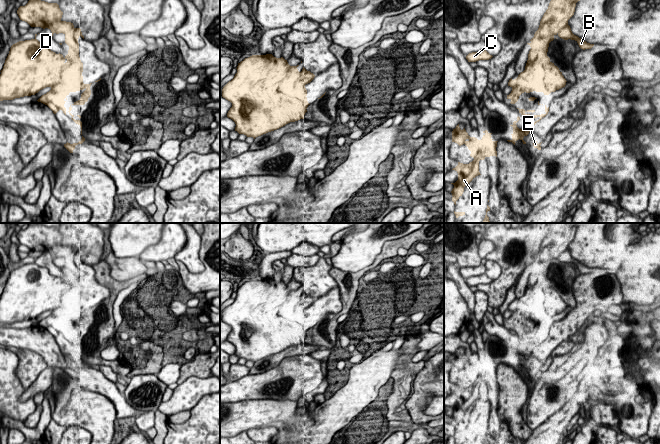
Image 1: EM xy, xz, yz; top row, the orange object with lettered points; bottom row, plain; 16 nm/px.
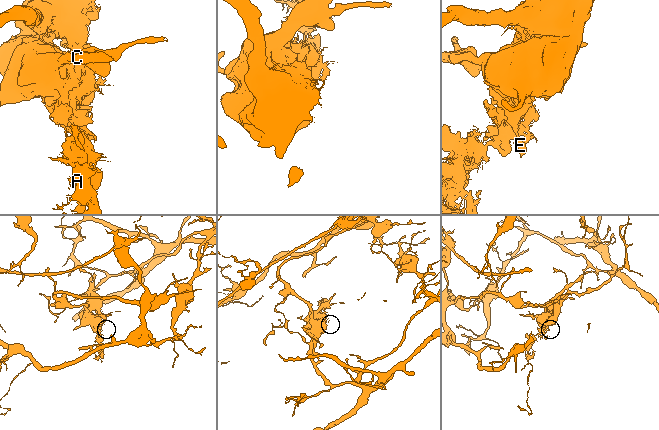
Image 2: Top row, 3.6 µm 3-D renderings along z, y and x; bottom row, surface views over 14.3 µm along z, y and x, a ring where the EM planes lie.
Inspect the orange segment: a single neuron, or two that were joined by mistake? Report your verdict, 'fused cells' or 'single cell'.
fused cells

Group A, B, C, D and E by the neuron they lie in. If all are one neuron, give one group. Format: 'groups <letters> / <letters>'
groups A B E / C D

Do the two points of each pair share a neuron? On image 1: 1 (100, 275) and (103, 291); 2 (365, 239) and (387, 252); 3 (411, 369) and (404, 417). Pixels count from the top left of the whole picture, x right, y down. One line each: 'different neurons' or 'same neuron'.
1: different neurons
2: different neurons
3: same neuron

